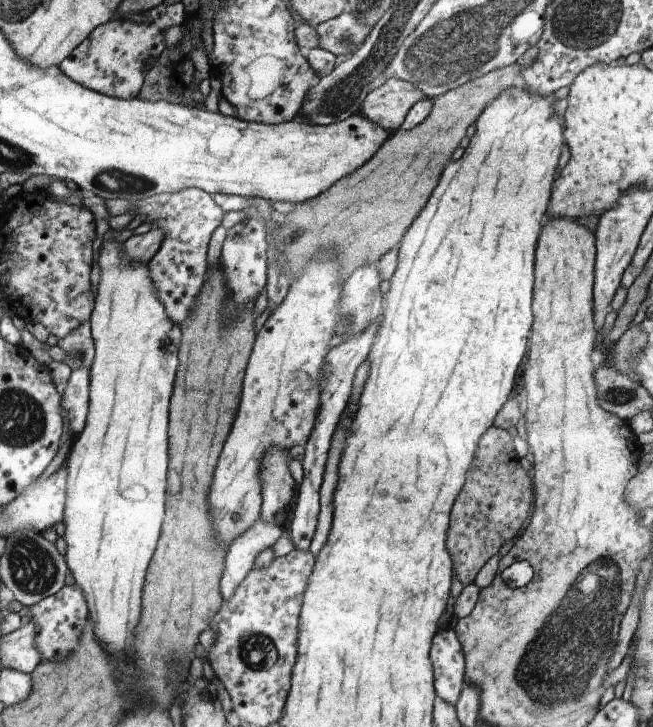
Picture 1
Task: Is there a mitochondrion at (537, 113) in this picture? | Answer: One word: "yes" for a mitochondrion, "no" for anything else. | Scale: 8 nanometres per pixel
no

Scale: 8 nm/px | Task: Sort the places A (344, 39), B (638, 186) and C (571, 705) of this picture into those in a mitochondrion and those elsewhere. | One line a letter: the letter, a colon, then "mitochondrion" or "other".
A: mitochondrion
B: other
C: mitochondrion

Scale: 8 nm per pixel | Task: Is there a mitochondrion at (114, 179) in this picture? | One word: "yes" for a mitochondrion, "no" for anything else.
yes

